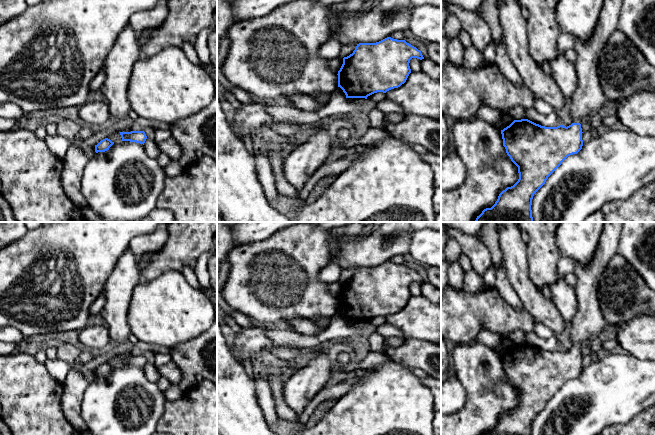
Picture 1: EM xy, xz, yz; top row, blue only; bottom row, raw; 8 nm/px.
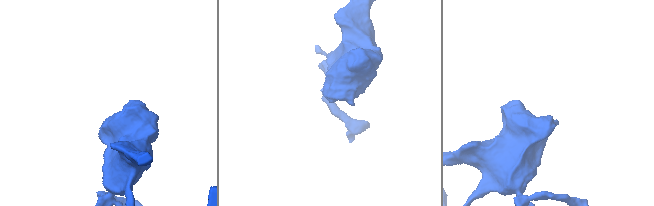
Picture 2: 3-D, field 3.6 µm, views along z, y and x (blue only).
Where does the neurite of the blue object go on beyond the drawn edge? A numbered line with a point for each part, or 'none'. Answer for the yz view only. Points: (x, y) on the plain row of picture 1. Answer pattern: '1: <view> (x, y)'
1: yz (588, 319)

